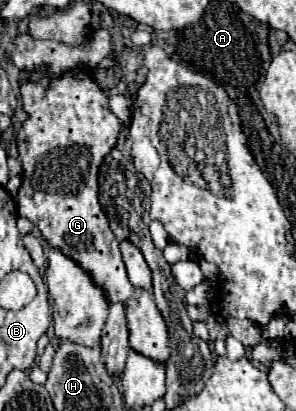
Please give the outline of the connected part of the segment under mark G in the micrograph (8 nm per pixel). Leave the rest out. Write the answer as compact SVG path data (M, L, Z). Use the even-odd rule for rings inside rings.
M71 75L25 83L21 85L21 99L29 119L17 133L17 147L23 165L23 183L17 195L19 215L37 225L51 247L77 259L77 263L93 275L93 281L105 289L111 303L125 303L131 349L165 363L169 357L165 321L155 307L153 295L129 283L119 241L109 231L109 223L97 199L99 165L115 147L119 135L119 119L111 113L109 99L93 77L77 81Z

